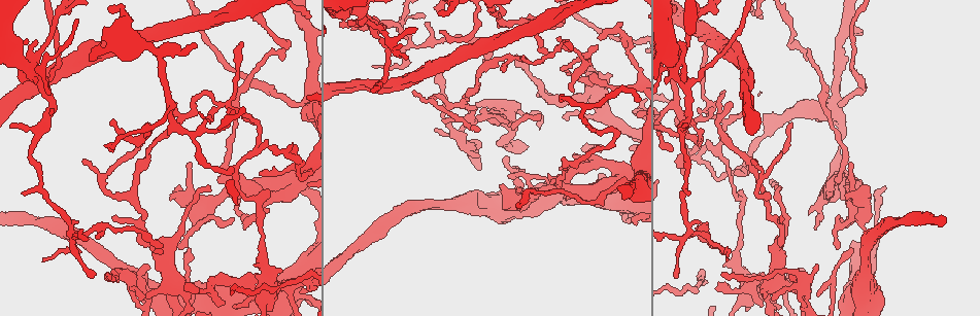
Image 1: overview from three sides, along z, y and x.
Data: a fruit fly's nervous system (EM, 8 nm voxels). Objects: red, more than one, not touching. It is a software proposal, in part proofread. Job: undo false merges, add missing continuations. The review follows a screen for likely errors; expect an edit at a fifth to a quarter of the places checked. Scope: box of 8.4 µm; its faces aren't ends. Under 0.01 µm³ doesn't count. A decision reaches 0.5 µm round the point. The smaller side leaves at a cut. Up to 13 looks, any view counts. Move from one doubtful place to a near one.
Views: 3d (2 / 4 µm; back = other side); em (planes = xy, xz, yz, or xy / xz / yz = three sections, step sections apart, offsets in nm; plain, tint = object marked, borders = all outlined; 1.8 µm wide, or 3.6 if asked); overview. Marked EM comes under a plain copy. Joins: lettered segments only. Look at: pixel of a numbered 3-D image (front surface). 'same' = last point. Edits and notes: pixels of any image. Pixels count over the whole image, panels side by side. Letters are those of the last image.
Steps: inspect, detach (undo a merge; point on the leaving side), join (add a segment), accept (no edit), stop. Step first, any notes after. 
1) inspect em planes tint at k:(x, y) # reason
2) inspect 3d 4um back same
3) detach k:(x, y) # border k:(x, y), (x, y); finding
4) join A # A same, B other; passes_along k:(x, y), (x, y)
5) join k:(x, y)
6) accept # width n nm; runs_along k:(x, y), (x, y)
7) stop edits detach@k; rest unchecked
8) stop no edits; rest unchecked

inspect em planes tint at 1:(400, 30) # four-way junction

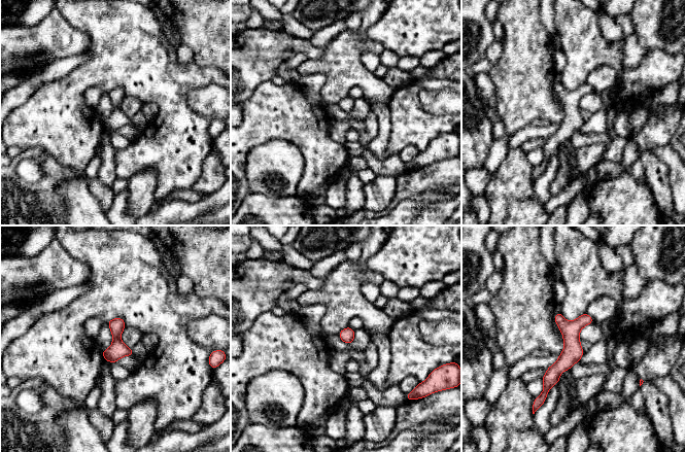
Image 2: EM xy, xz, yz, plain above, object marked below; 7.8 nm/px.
inspect em planes borders same

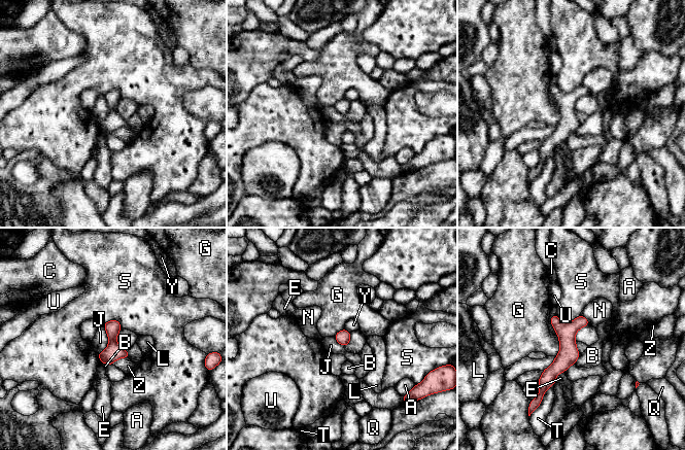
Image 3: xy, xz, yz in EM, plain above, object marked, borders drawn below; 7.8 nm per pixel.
accept # longest_contact J 240 nm; A other, B other, C other, E other, G other, J other, L other, N other, Q other, S other, T other, U other, Y other, Z other; border 3:(102, 323), (108, 345), (98, 353); all the same neuron

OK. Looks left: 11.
inspect em planes borders at 1:(160, 252) # free end

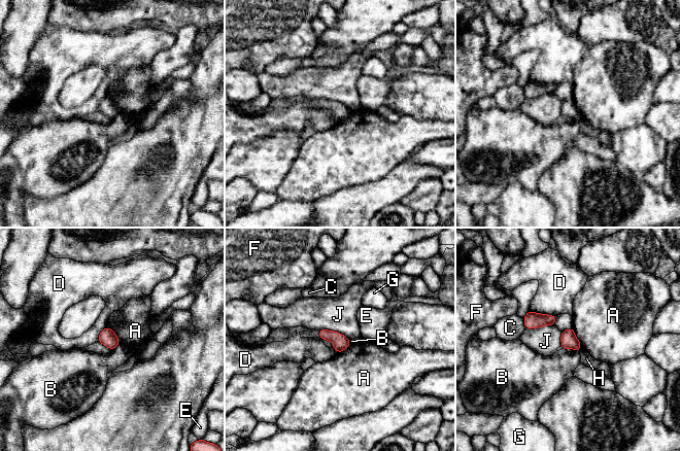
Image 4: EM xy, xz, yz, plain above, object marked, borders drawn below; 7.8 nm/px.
accept # A other, B other, C other, D other, E other, F other, G other, H other, J other; border 4:(572, 327), (581, 348); no lettered segment goes on from it

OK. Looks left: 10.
inspect 3d 4um at 1:(587, 92) # looks like a crossing

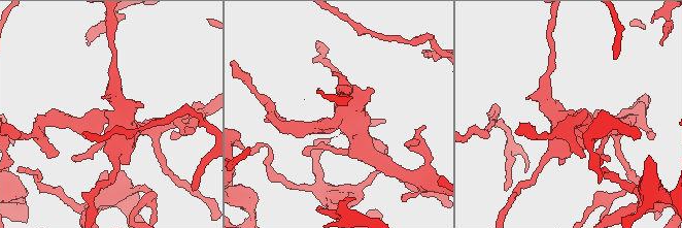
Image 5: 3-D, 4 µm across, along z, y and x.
inspect em 3.6um xz step 16 borders at 5:(108, 124) # need the tissue

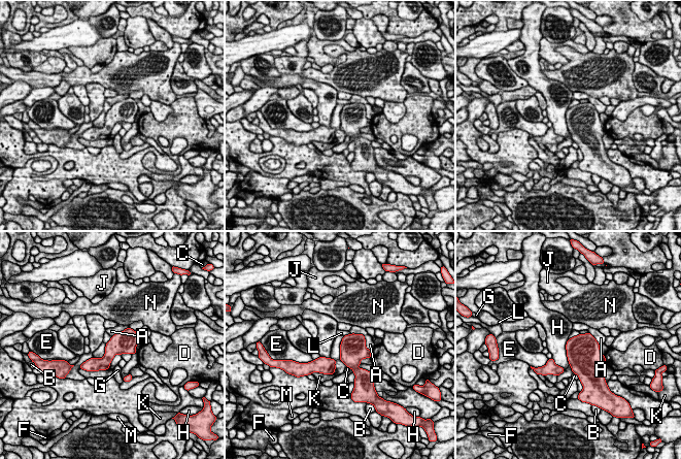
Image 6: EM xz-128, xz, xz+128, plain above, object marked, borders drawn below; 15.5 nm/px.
accept # A other, B other, C other, D other, E other, F other, G other, H other, J other, K other, L other, M other, N other; border 6:(568, 339), (566, 355), (570, 364); continuous, no second neuron

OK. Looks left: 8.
inspect 3d 2um at 1:(530, 194)

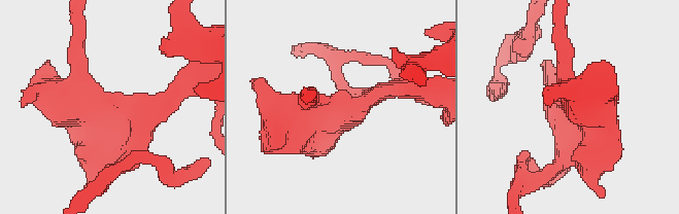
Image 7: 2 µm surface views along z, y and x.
inspect em xy step 4 tint at 7:(335, 111) # shape alone is not enough

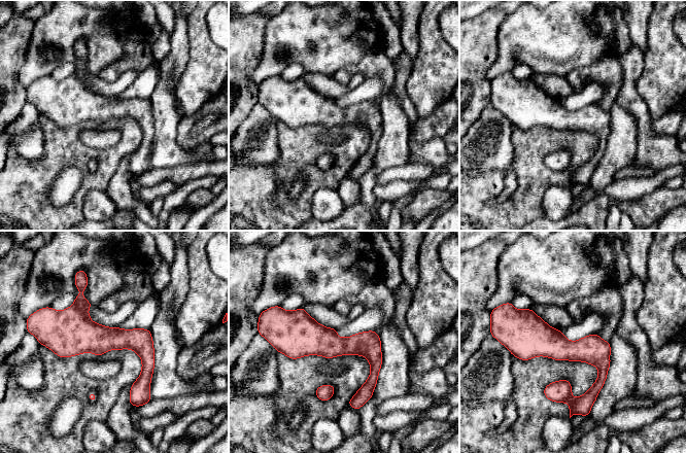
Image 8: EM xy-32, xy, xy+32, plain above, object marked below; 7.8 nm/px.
inspect em planes borders same # another direction

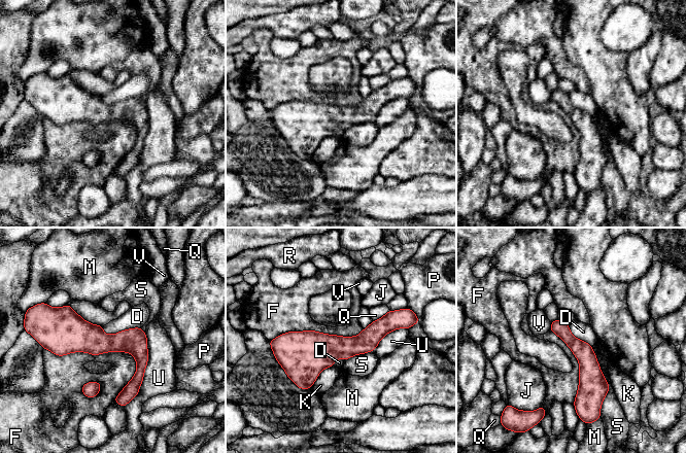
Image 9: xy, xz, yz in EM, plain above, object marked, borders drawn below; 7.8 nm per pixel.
accept # width 140 nm; D other, F other, J other, K other, M other, P other, Q other, R other, S other, U other, V other; one neuron here

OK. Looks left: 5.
inspect em planes borders at 1:(27, 68) # sharp bend

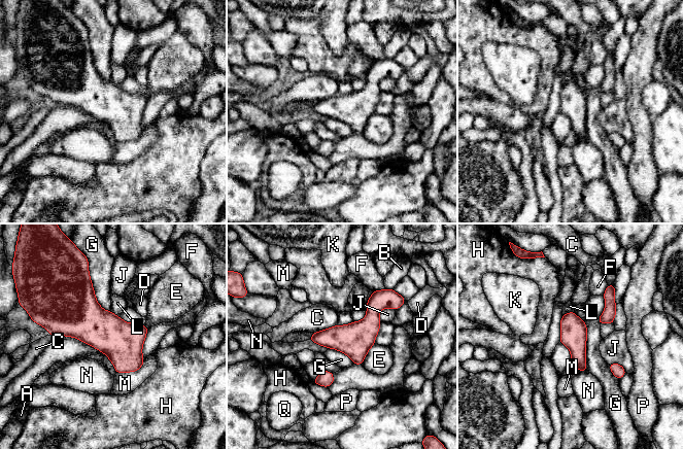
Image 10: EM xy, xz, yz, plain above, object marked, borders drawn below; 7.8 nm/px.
accept # A other, B other, C other, D other, E other, F other, G other, H other, J other, K other, L other, M other, N other, P other, Q other; border 10:(574, 312), (586, 327), (587, 370); continuous, no second neuron

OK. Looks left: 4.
stop no edits; rest unchecked

